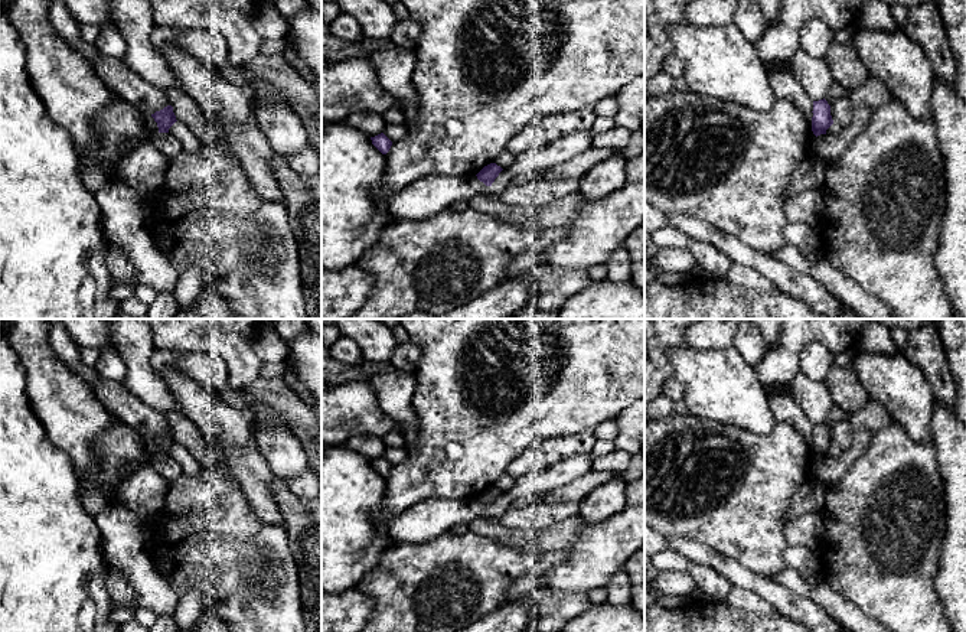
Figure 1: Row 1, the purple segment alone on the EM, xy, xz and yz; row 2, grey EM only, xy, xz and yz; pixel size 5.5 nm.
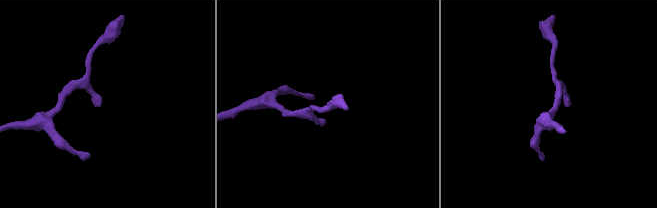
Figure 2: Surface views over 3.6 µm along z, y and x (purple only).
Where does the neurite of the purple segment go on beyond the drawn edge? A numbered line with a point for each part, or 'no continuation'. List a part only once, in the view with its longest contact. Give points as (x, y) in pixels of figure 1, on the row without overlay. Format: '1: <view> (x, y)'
no continuation

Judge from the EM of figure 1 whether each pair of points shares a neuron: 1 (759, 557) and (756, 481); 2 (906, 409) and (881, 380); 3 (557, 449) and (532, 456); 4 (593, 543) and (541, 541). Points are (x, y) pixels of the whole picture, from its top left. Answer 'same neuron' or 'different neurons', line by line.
1: same neuron
2: same neuron
3: same neuron
4: different neurons

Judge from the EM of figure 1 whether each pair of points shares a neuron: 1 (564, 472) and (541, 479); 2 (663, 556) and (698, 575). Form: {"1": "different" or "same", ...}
{"1": "same", "2": "same"}

